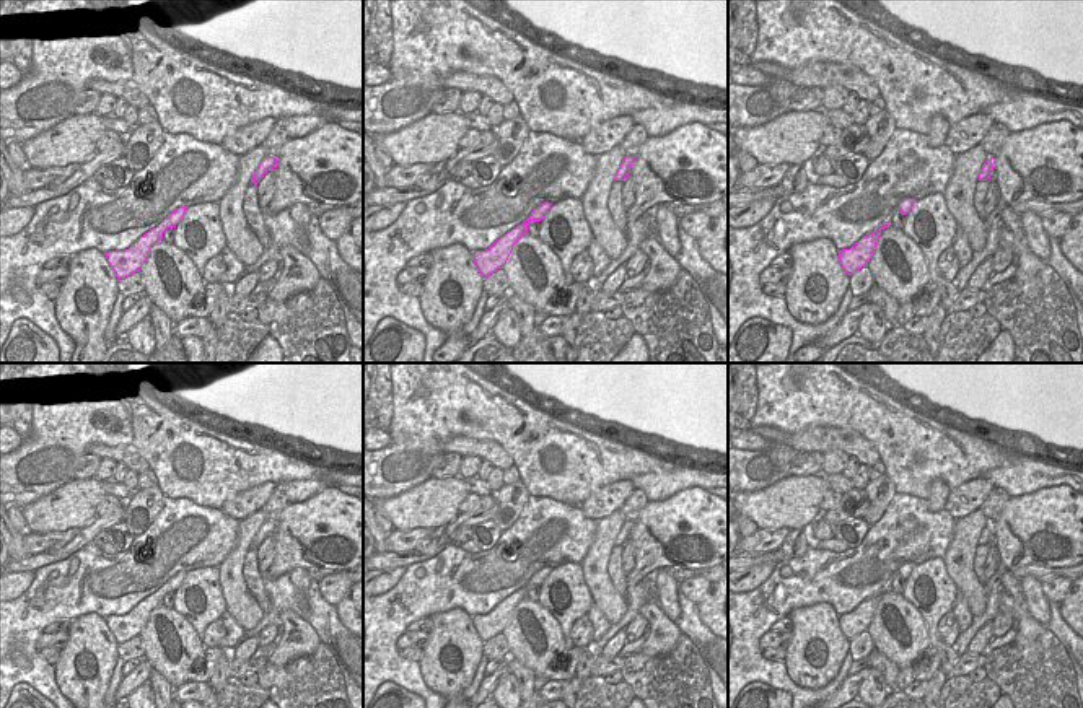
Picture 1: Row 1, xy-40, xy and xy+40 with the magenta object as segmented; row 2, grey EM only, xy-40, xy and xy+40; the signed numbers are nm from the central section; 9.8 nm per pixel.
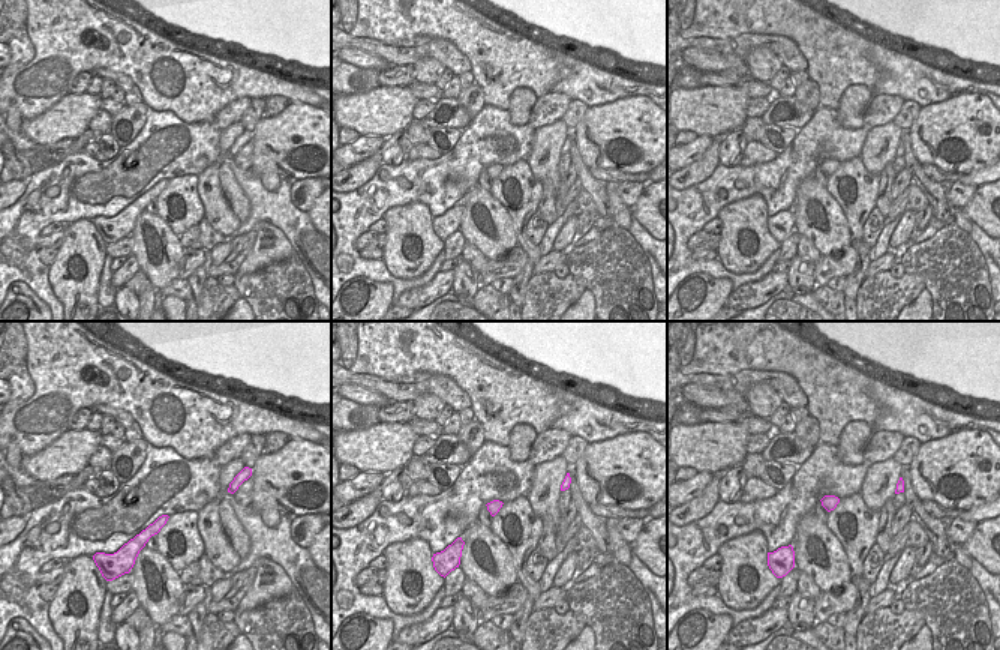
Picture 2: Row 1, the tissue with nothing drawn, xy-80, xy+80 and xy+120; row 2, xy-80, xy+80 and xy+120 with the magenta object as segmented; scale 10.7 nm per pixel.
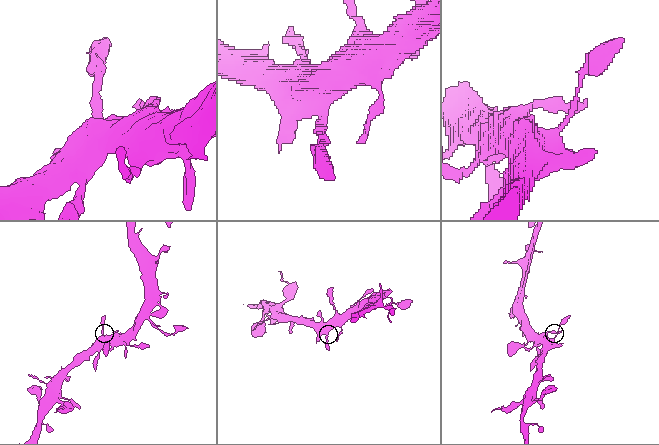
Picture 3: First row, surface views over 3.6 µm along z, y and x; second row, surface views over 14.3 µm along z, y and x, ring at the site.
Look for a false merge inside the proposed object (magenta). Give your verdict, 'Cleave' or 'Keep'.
Keep

